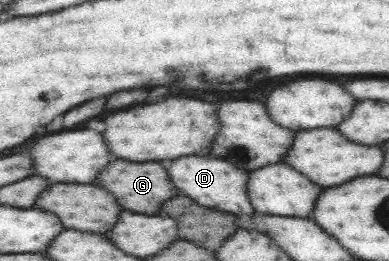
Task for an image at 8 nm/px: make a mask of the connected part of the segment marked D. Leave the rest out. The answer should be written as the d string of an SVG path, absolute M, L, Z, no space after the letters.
M197 155L170 160L167 162L167 167L169 167L167 169L169 179L181 191L180 195L191 197L199 205L229 212L236 216L252 216L257 213L249 199L248 170L231 165L229 161L223 161L219 157L197 157Z

